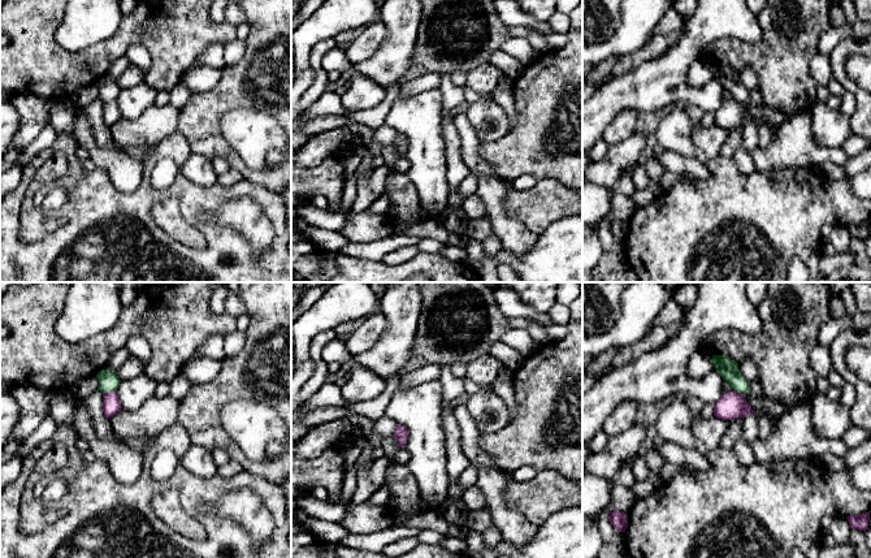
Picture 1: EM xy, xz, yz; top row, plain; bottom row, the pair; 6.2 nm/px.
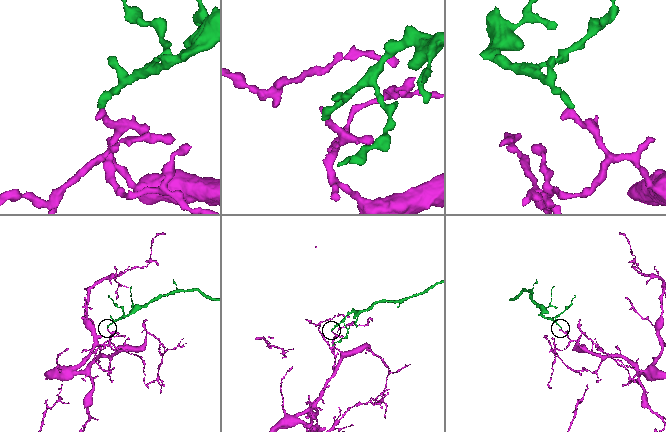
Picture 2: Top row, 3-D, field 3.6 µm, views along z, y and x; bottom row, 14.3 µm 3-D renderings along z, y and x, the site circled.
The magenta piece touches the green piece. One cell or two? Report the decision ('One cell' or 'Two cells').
Two cells

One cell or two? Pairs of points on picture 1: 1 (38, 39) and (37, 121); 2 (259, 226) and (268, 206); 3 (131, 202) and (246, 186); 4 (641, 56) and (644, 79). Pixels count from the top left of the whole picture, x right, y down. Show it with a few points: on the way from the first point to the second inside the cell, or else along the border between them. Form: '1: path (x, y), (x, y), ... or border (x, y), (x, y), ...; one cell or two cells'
1: border (14, 94), (30, 92), (51, 100); two cells
2: border (238, 197), (260, 206), (272, 242); two cells
3: path (160, 194), (217, 194); one cell
4: border (670, 50), (614, 76); two cells

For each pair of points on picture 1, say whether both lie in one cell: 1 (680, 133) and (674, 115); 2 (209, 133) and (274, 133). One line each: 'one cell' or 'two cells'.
1: one cell
2: two cells

